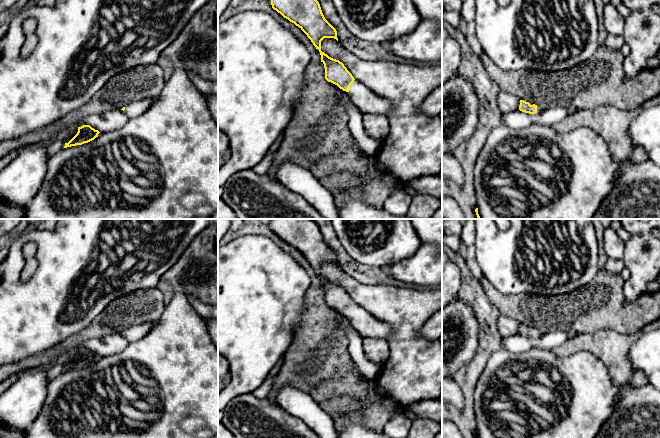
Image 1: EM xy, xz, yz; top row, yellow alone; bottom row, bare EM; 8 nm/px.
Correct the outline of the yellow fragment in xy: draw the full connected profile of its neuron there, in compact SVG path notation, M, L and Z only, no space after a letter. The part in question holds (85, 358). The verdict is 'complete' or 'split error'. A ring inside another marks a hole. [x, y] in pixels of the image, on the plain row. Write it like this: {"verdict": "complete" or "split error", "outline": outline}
{"verdict": "complete", "outline": "M90 349L78 351L77 358L68 367L65 367L64 372L88 367L98 361L99 357L98 354L95 354Z"}

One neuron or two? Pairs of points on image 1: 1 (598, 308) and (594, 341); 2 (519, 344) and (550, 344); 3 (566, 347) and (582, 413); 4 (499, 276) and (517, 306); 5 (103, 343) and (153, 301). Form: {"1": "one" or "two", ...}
{"1": "two", "2": "one", "3": "two", "4": "two", "5": "two"}

